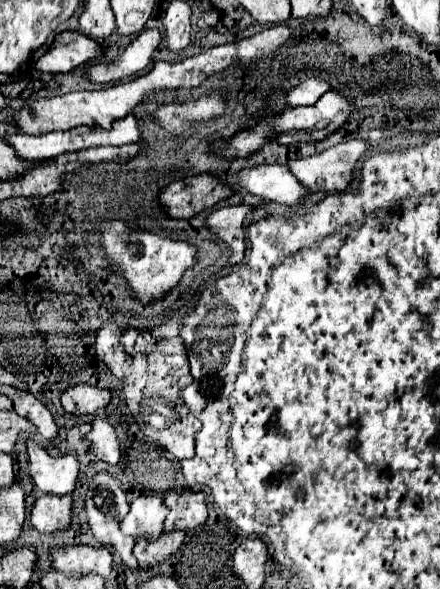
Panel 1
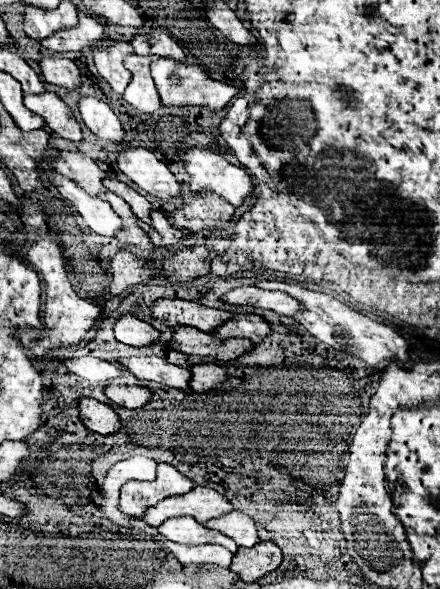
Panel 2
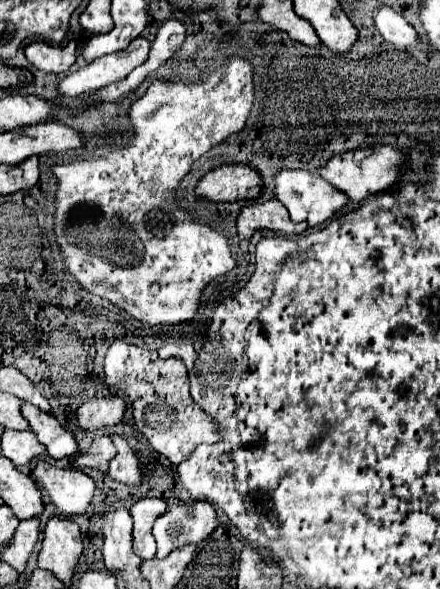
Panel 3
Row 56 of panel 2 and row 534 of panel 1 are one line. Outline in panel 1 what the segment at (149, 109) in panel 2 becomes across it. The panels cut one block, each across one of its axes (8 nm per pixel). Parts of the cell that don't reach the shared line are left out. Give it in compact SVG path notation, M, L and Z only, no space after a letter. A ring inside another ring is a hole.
M160 494L140 496L130 504L130 512L122 520L122 532L134 540L146 538L148 542L154 542L160 532L166 518L166 508Z

